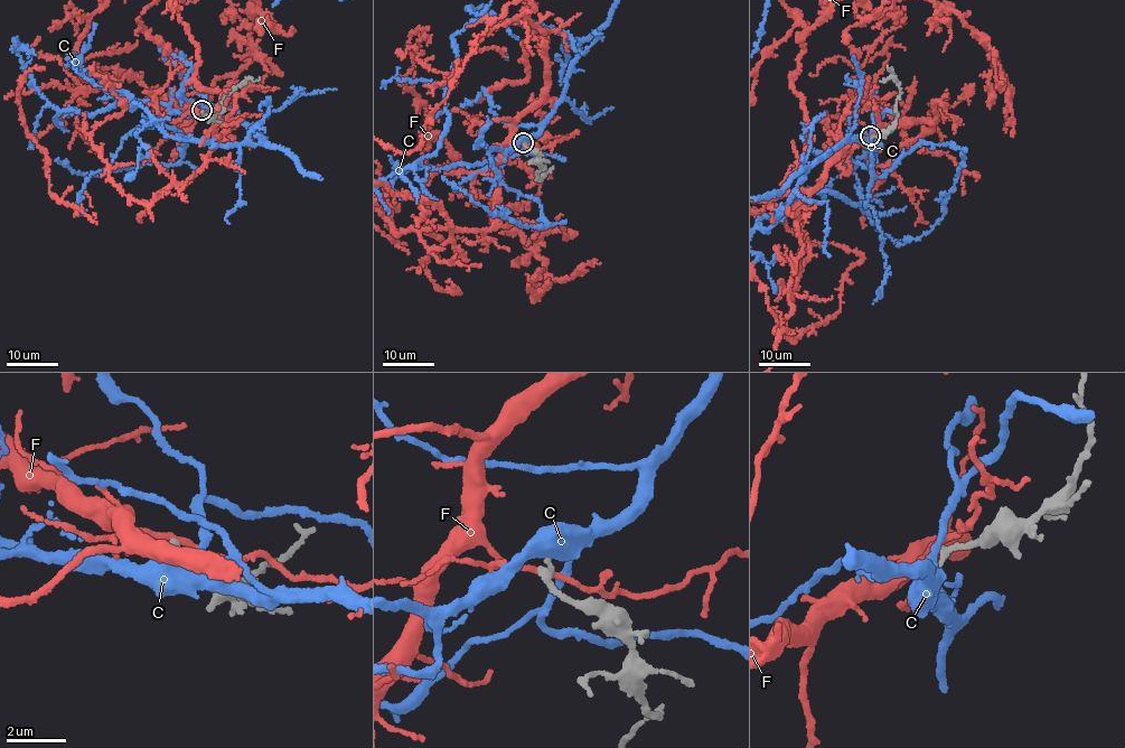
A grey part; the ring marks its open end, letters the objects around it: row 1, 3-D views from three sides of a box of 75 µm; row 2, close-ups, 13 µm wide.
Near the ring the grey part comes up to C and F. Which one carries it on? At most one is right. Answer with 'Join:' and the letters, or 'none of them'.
Join: none of them

